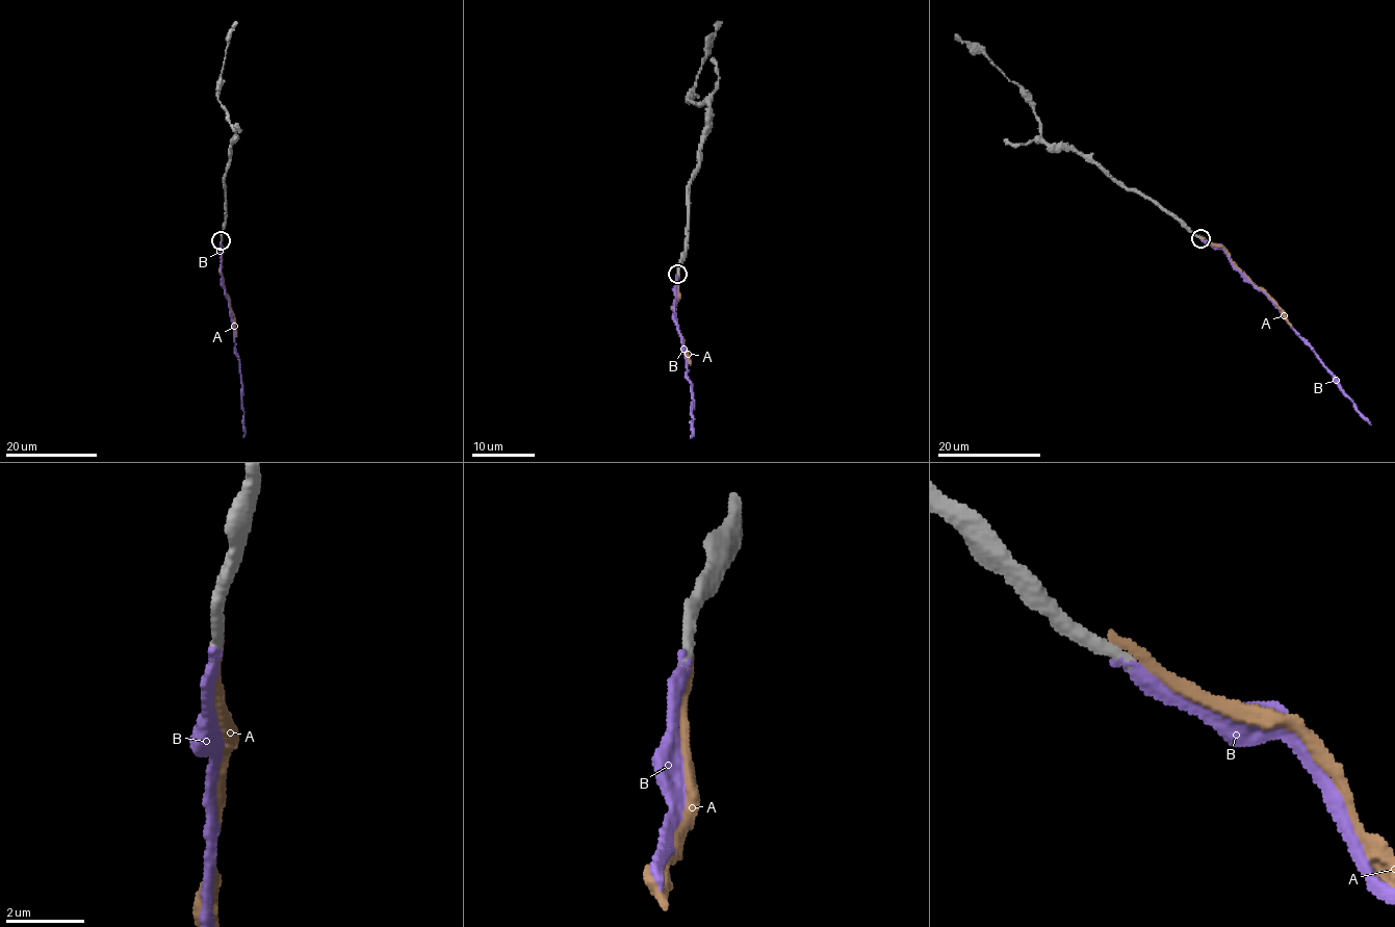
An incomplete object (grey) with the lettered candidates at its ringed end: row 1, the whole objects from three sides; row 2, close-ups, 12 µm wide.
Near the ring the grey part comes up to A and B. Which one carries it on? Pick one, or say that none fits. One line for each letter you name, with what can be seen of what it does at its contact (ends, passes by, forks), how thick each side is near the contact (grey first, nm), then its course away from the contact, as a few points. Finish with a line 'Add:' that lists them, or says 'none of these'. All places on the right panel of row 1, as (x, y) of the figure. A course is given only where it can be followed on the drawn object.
B: It ends there. Thickness 340 nm (grey) against 320 nm. Its course: (1200, 238), (1216, 243), (1229, 261), (1267, 297), (1371, 425)
Add: B

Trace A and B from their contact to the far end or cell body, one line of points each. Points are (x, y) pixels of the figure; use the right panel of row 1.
A: (1200, 237), (1219, 245), (1292, 327)
B: (1200, 238), (1216, 243), (1229, 261), (1267, 297), (1371, 425)

